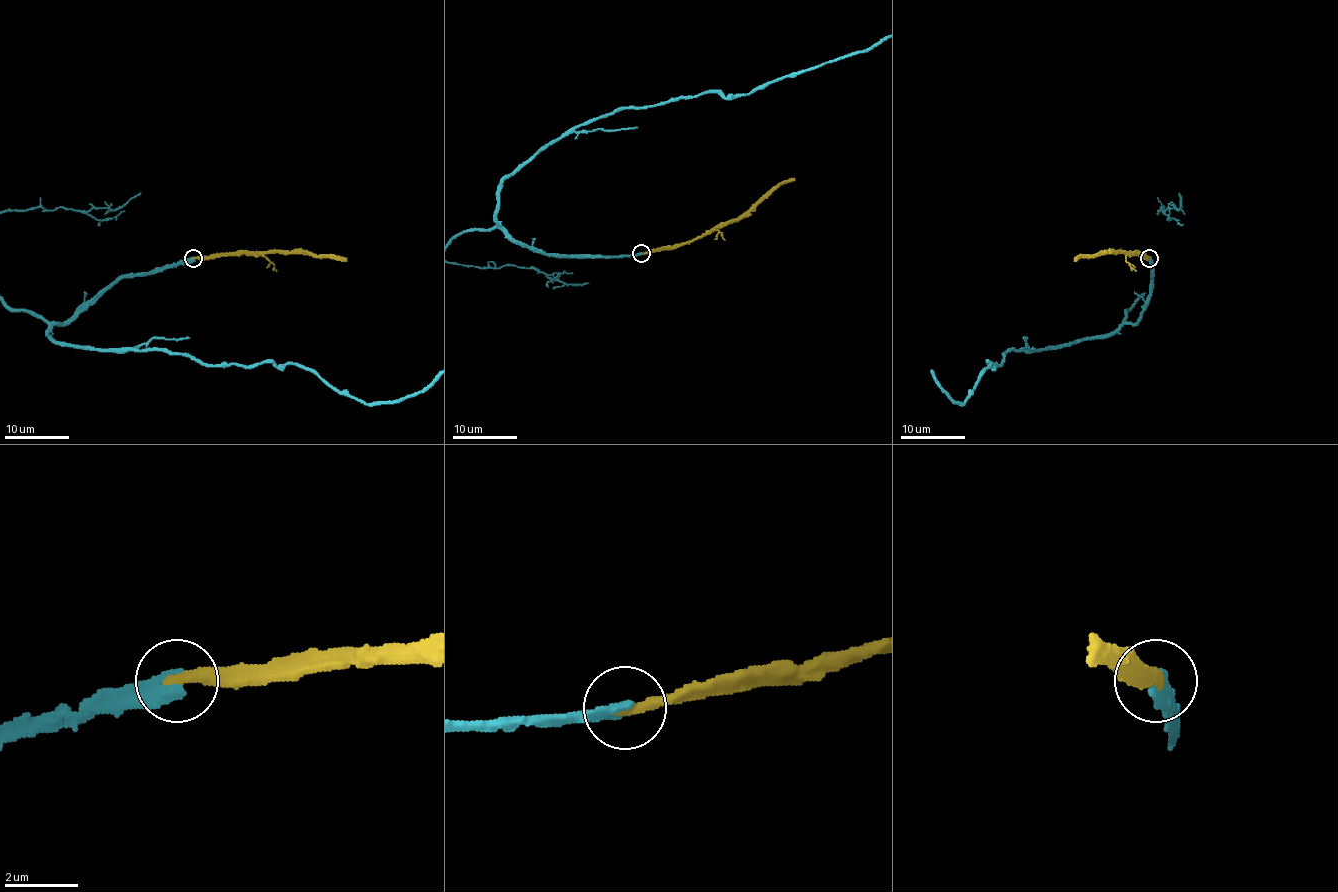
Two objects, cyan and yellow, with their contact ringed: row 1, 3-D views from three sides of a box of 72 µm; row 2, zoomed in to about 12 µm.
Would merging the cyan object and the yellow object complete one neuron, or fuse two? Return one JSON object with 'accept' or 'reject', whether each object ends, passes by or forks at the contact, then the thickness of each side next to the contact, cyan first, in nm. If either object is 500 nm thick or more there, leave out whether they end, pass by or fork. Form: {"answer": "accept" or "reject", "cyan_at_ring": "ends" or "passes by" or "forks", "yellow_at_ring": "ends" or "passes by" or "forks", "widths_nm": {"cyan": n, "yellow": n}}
{"answer": "accept", "cyan_at_ring": "ends", "yellow_at_ring": "ends", "widths_nm": {"cyan": 340, "yellow": 340}}

